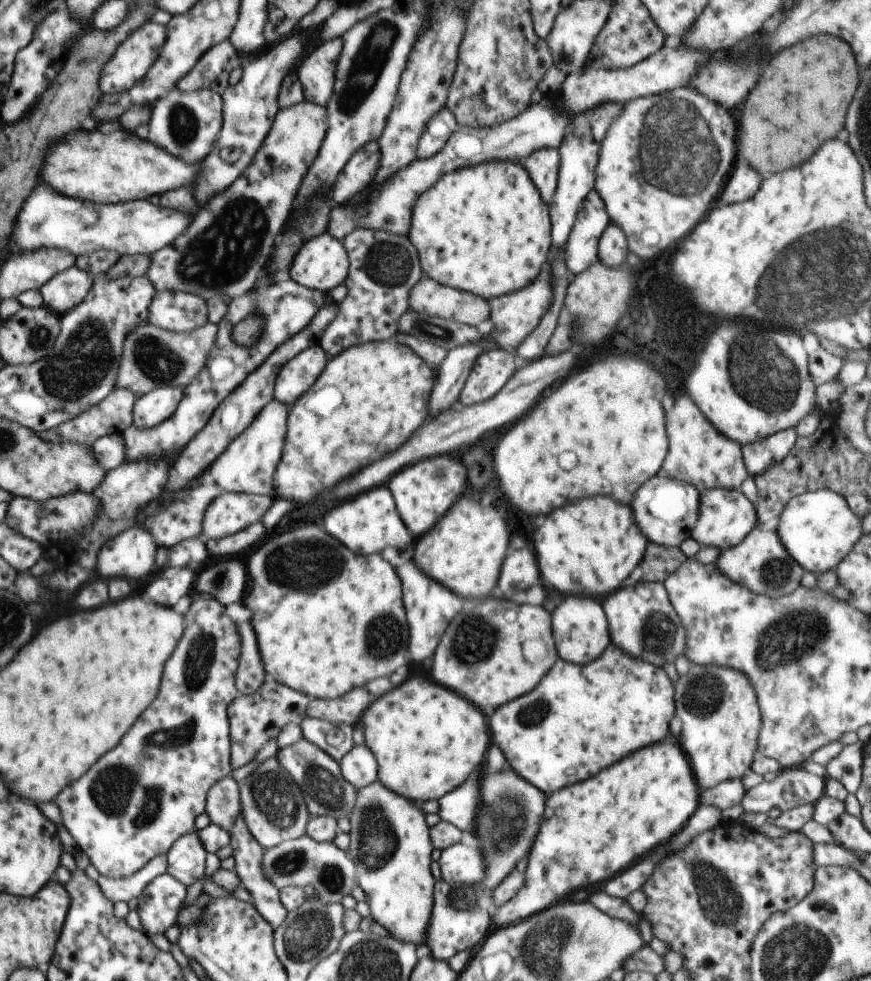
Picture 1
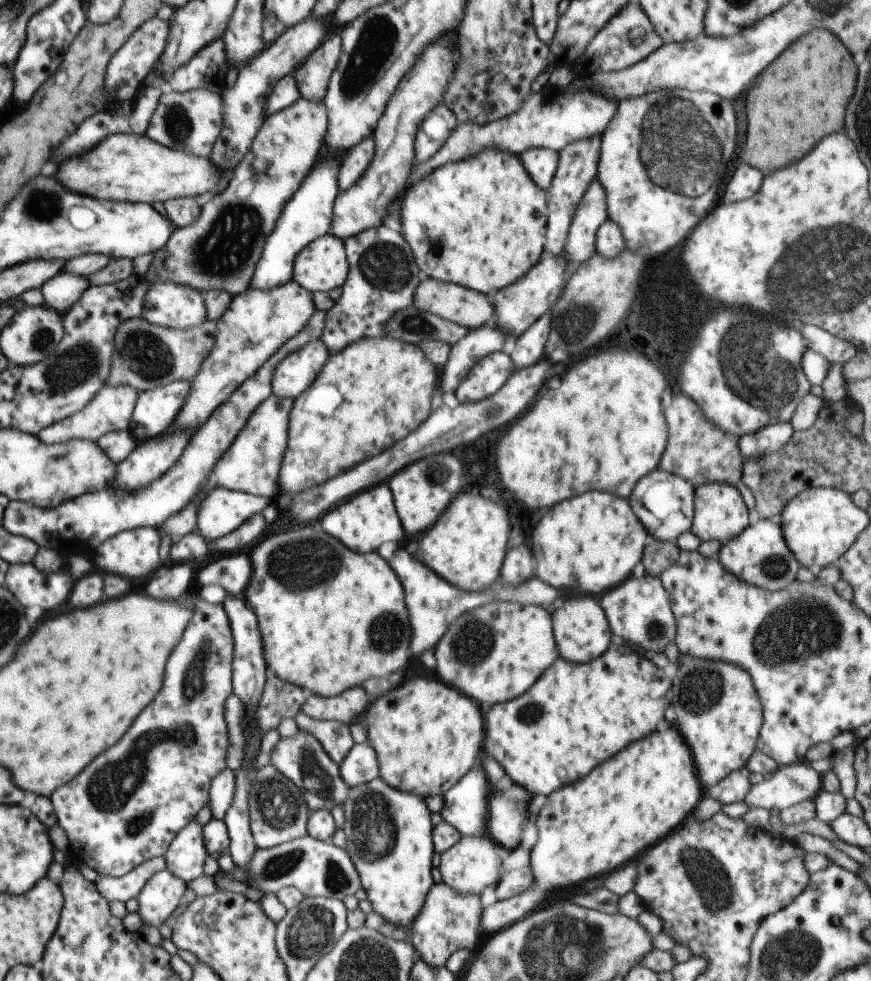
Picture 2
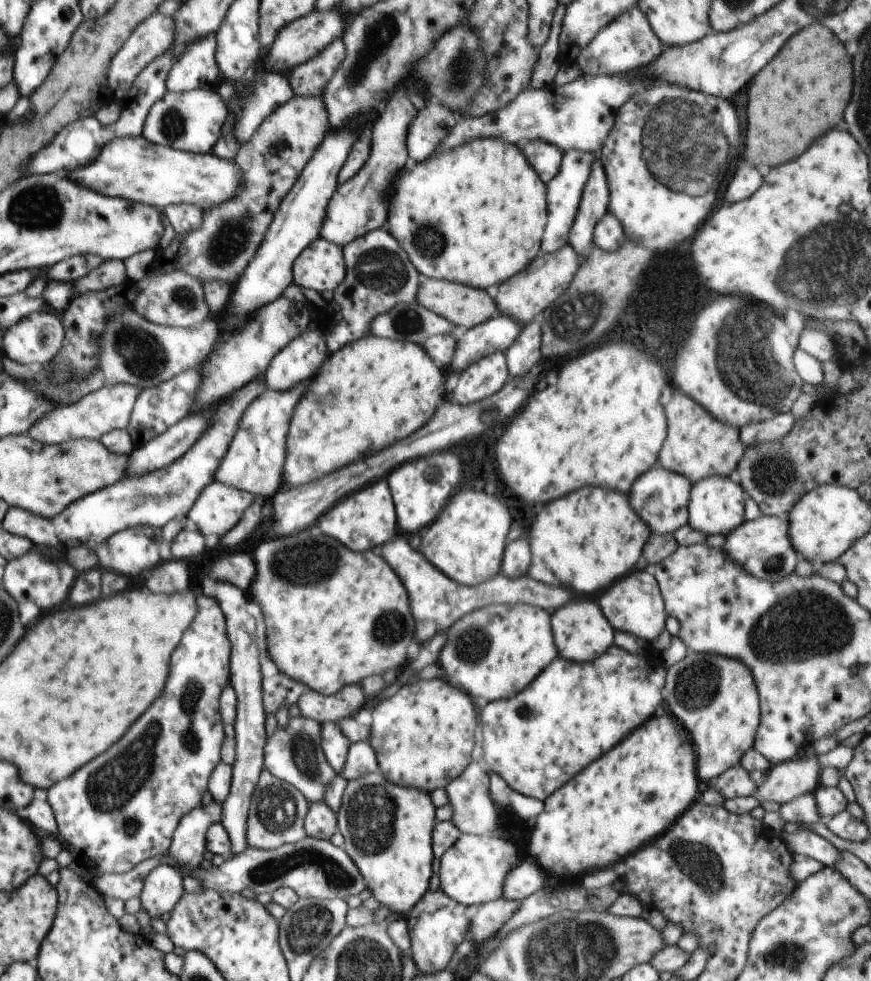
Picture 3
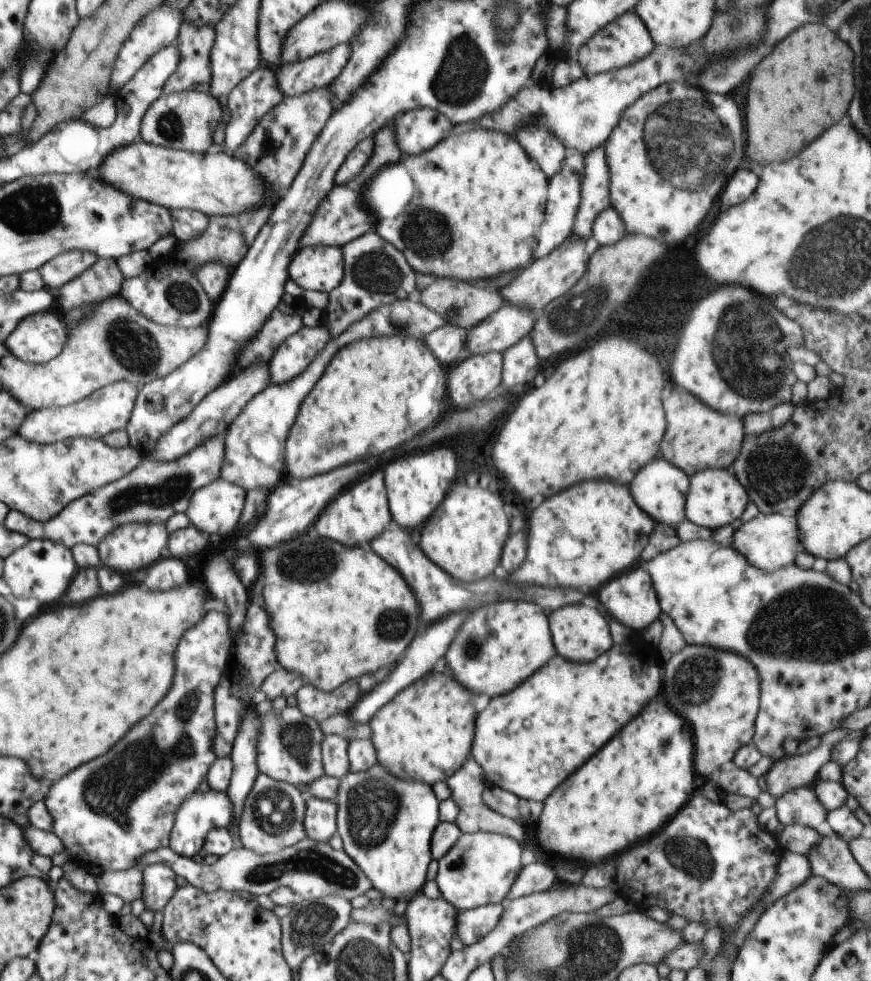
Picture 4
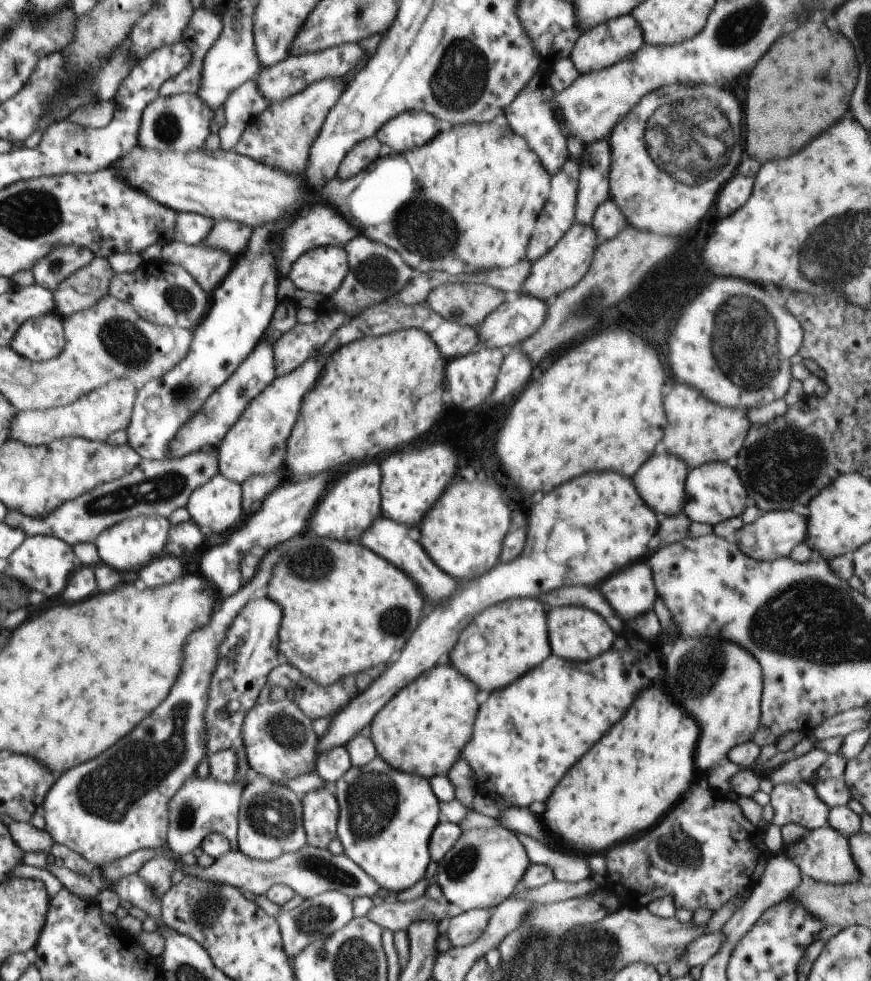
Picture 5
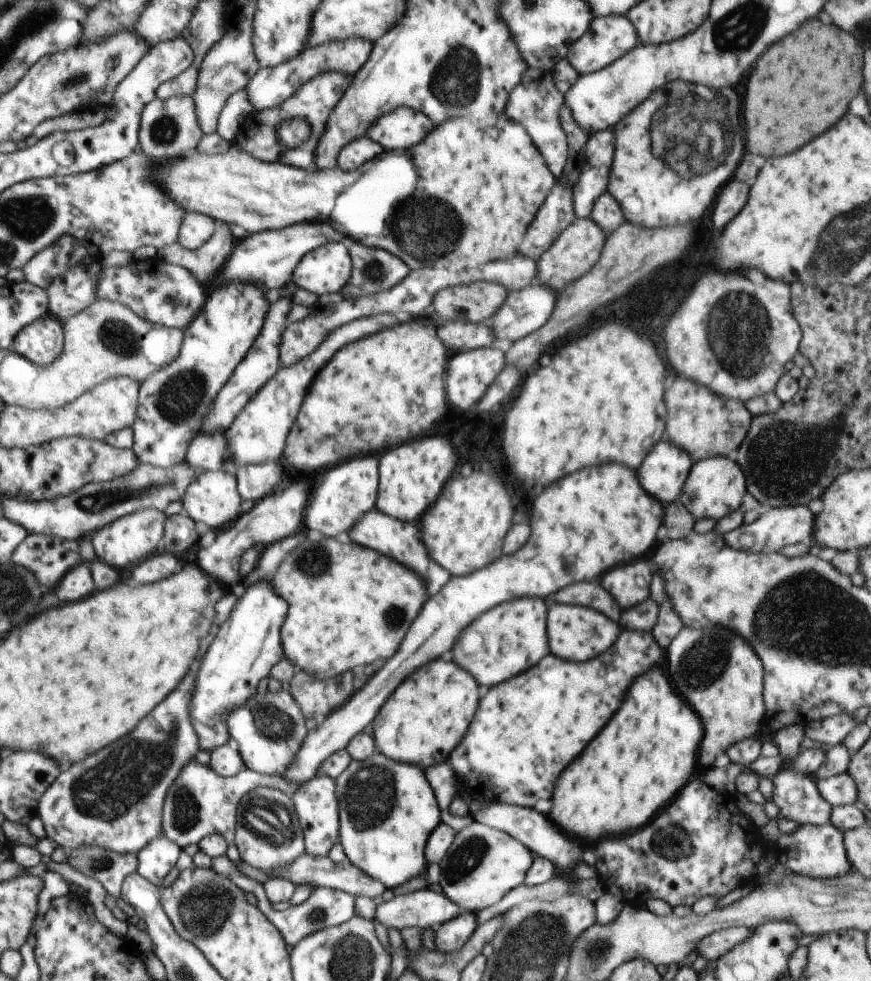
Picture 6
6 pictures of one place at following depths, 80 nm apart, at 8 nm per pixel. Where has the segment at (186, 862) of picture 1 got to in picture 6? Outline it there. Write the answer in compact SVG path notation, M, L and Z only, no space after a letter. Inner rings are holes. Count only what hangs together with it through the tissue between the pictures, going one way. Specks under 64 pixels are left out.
M195 758L190 761L178 775L173 786L169 788L163 804L163 834L175 842L181 850L198 844L205 836L222 835L228 843L226 855L237 864L242 861L235 843L238 805L242 797L257 786L266 787L266 775L252 769L244 769L233 777L221 777L209 766L202 766Z

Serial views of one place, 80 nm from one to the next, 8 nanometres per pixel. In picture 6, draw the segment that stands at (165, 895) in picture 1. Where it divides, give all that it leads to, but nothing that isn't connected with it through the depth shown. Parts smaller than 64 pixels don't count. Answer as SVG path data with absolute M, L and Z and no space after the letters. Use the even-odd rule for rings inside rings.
M164 834L151 840L137 852L137 873L162 889L162 882L174 868L181 848Z

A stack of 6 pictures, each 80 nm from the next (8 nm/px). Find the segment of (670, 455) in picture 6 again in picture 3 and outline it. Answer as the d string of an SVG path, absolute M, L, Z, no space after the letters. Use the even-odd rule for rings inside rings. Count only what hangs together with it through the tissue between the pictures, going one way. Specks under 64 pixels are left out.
M661 466L642 473L630 490L630 504L642 516L652 534L672 536L678 528L688 524L688 503L691 497L691 482L682 474L663 469Z

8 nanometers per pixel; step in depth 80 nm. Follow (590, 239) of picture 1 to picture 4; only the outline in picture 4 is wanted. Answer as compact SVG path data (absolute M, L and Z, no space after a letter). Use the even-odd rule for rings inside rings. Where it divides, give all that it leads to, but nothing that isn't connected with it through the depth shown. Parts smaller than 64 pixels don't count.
M604 147L585 154L581 199L573 224L573 234L583 241L592 237L597 216L610 206L609 168Z

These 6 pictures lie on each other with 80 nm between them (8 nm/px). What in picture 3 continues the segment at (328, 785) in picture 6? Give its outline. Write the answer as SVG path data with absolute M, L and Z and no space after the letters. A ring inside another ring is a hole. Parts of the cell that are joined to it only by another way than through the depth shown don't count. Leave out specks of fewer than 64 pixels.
M324 802L310 803L304 826L308 837L330 841L339 826L337 813Z

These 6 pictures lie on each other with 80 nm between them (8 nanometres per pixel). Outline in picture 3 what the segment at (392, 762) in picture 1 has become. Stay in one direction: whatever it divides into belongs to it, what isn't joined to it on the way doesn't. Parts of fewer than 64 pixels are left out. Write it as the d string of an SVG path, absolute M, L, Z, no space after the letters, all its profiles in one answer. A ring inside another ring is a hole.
M440 678L418 680L412 688L410 684L404 684L393 695L389 694L372 704L372 724L369 726L368 741L375 750L379 771L386 780L398 786L431 793L436 789L445 789L470 764L476 744L476 726L476 710L466 692L446 684Z

